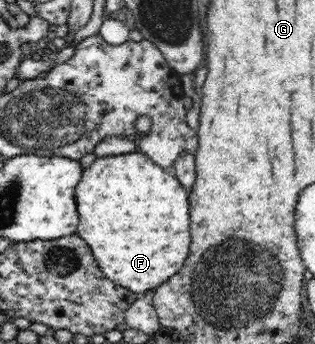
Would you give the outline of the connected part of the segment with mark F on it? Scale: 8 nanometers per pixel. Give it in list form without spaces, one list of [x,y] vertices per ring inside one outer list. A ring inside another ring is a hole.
[[[139,152],[97,157],[97,160],[83,172],[81,182],[77,184],[77,190],[75,190],[75,198],[77,198],[77,210],[79,210],[79,230],[77,230],[77,234],[91,246],[91,250],[93,250],[93,254],[97,258],[97,265],[99,265],[106,278],[109,278],[109,280],[123,288],[129,289],[133,293],[144,294],[147,290],[154,290],[154,288],[169,280],[171,276],[180,272],[185,258],[189,254],[189,246],[191,246],[191,228],[189,228],[190,192],[179,183],[174,174],[173,176],[167,174],[161,166],[157,166],[147,155]]]

